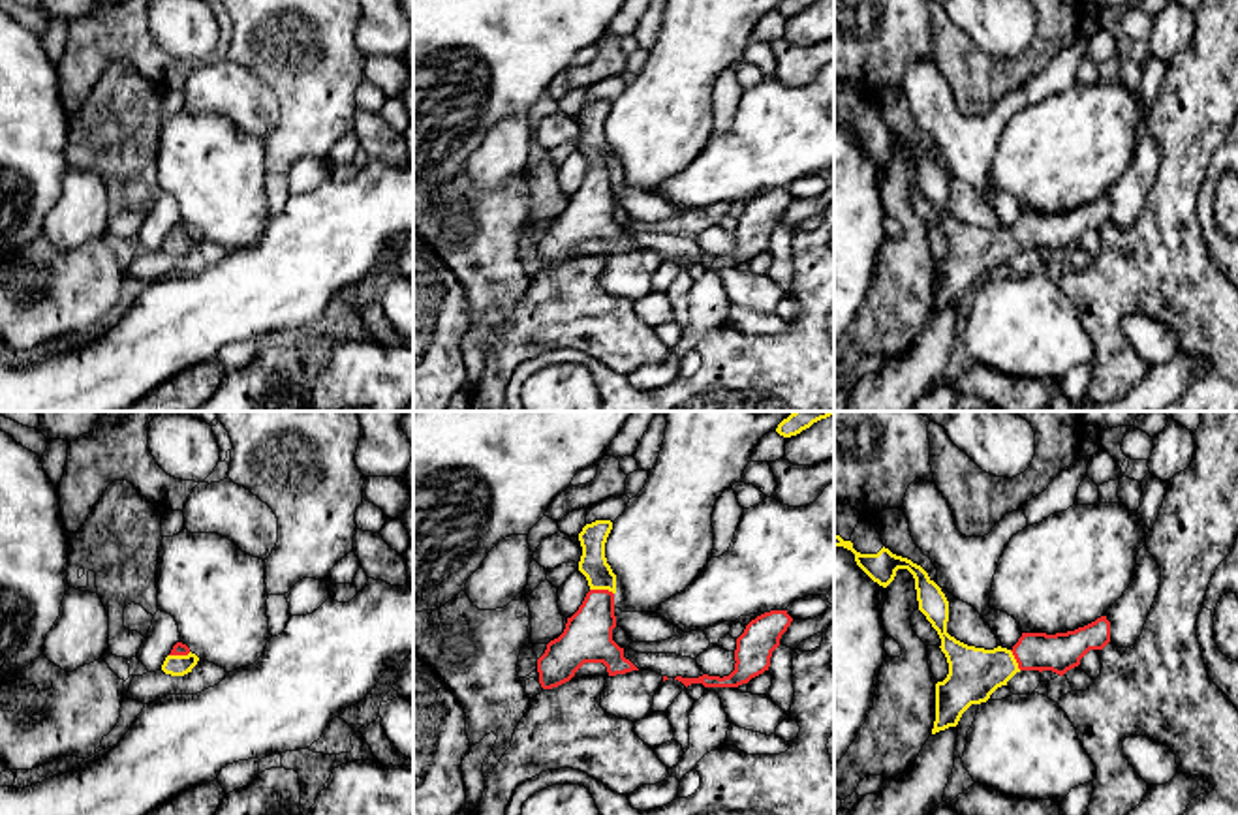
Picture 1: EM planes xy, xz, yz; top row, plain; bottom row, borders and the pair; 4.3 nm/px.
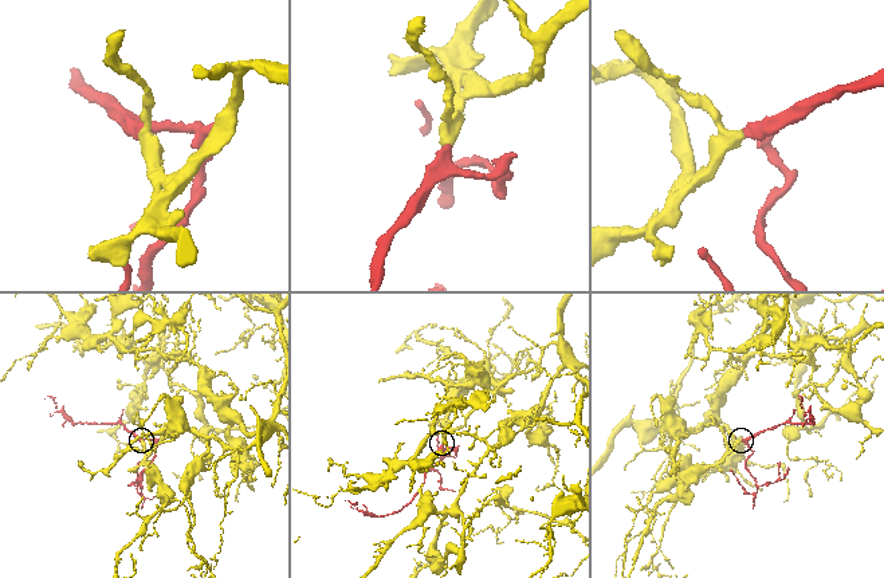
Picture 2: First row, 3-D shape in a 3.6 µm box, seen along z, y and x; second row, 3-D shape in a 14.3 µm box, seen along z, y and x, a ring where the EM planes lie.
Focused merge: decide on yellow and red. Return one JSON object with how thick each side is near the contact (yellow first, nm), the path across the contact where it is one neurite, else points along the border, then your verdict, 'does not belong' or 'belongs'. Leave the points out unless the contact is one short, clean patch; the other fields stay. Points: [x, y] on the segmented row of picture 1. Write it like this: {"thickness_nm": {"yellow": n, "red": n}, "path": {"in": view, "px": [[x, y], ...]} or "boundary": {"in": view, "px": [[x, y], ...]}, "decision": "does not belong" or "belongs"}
{"thickness_nm": {"yellow": 120, "red": 200}, "path": {"in": "xz", "px": [[592, 564], [600, 575], [602, 588], [596, 618], [588, 633]]}, "decision": "belongs"}

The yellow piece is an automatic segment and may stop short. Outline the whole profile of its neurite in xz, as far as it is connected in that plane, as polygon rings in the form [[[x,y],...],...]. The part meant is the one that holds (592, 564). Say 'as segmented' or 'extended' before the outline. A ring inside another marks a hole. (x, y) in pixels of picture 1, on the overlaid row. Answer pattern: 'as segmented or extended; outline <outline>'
extended; outline [[[596,520],[579,533],[582,546],[579,571],[586,577],[590,592],[579,610],[567,618],[564,633],[550,640],[537,659],[543,689],[569,682],[584,663],[603,663],[609,676],[639,670],[612,640],[616,575],[605,558],[611,530],[611,520]]]

